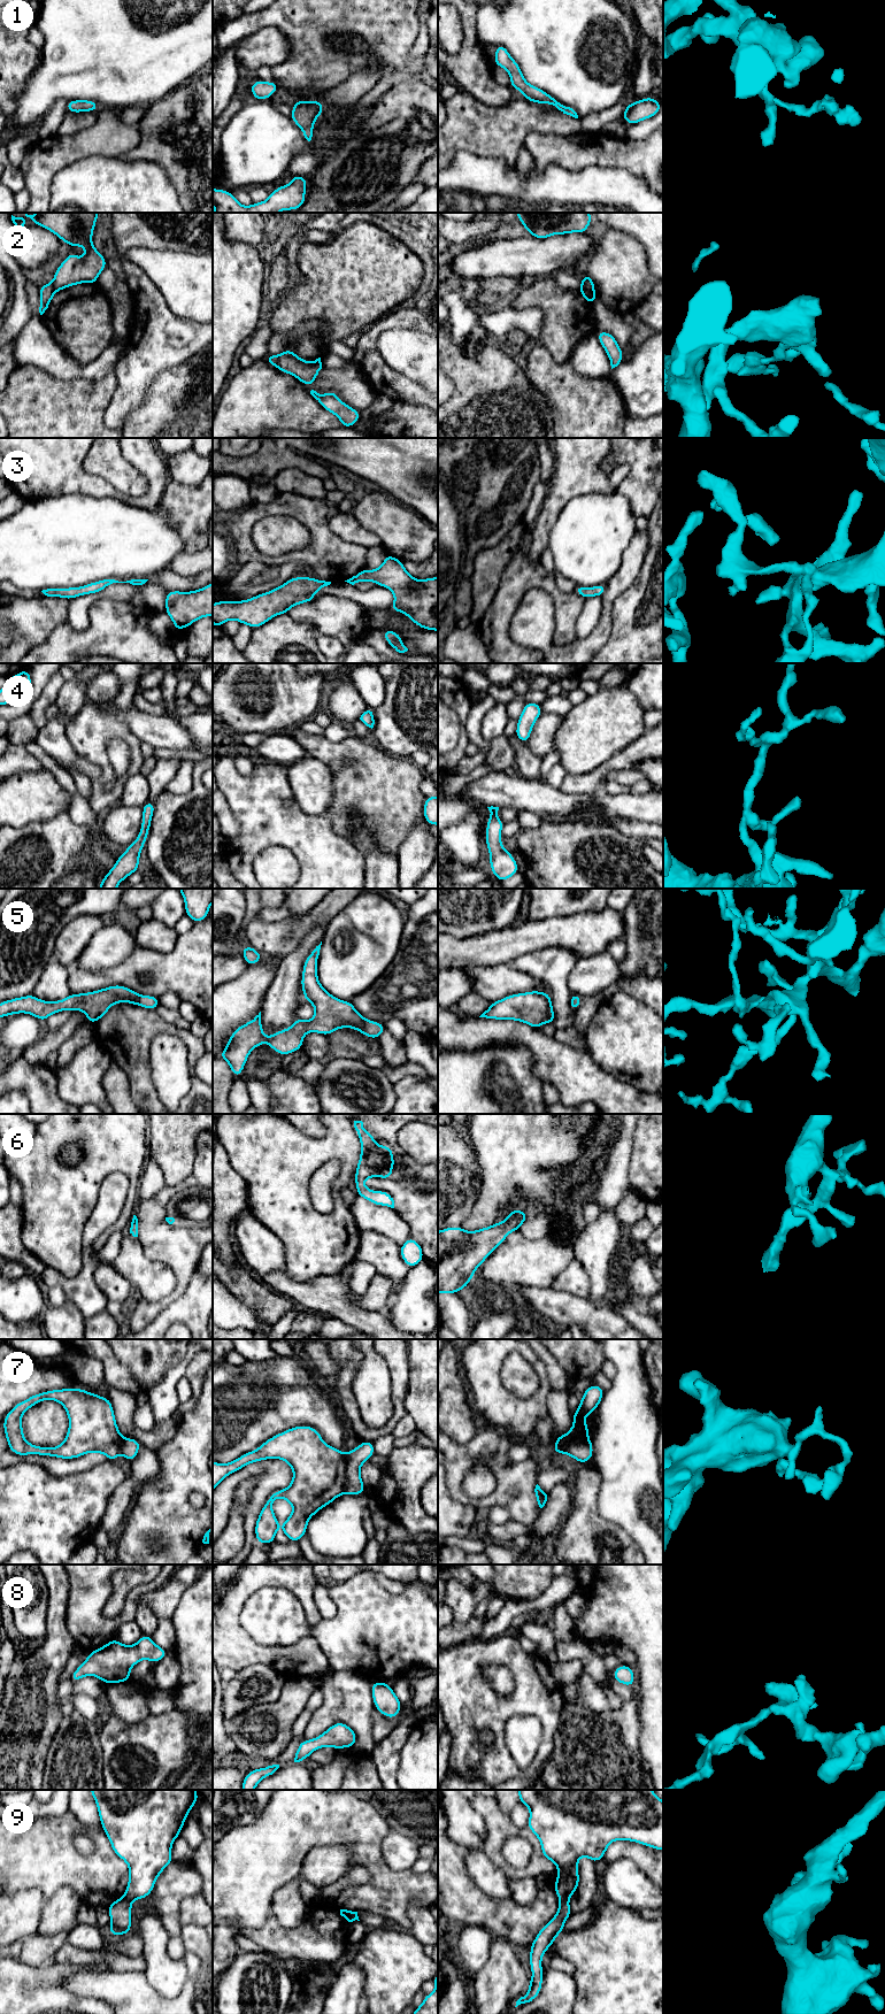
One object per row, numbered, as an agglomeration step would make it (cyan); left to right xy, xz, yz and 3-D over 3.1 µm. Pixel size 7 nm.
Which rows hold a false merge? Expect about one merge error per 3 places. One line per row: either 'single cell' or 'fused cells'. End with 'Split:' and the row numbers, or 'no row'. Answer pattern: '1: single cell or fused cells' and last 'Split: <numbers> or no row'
1: single cell
2: fused cells
3: single cell
4: single cell
5: single cell
6: single cell
7: fused cells
8: single cell
9: fused cells
Split: 2, 7, 9

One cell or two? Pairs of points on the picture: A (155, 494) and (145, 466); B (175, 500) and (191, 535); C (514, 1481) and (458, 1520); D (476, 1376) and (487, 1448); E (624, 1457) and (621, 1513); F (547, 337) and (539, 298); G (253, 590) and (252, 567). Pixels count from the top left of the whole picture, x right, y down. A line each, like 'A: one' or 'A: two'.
A: one
B: one
C: two
D: two
E: one
F: one
G: one

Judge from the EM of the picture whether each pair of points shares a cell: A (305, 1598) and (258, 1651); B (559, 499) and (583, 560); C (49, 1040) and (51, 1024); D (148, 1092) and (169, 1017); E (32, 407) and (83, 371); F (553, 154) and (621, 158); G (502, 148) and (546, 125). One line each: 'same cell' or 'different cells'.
A: same cell
B: different cells
C: different cells
D: different cells
E: different cells
F: same cell
G: same cell

